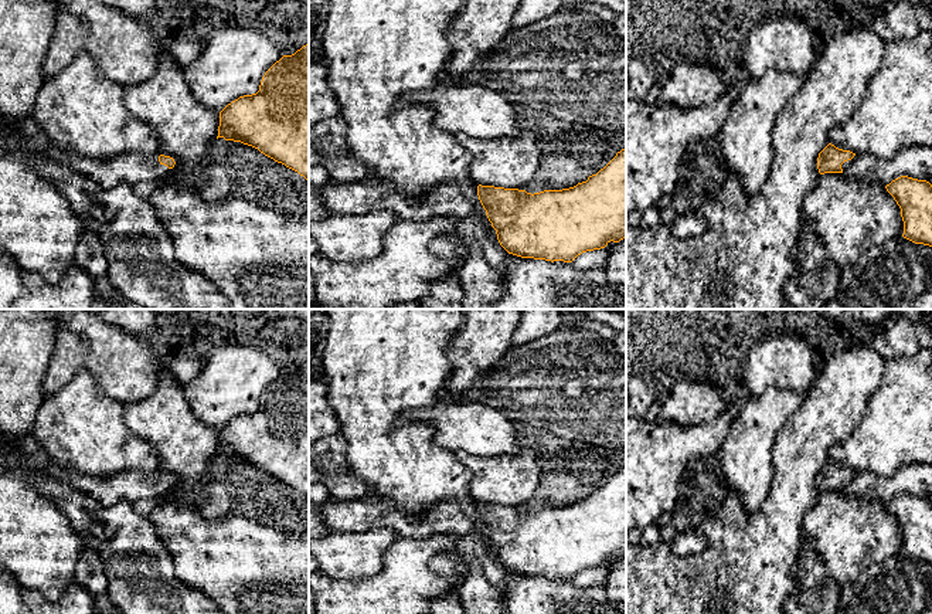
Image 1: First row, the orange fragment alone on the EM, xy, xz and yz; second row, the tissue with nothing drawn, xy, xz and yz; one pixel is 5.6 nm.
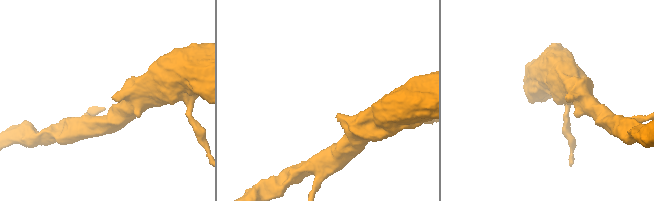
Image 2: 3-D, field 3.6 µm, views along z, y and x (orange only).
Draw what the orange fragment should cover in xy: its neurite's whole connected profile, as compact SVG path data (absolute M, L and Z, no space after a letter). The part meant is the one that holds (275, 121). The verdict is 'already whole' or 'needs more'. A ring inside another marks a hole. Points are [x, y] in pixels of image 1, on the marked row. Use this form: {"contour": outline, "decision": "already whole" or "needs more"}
{"contour": "M309 44L276 61L256 94L220 112L218 138L252 146L309 180Z", "decision": "already whole"}

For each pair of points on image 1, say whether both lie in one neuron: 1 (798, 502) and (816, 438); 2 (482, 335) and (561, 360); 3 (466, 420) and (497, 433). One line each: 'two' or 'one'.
1: one
2: two
3: one

